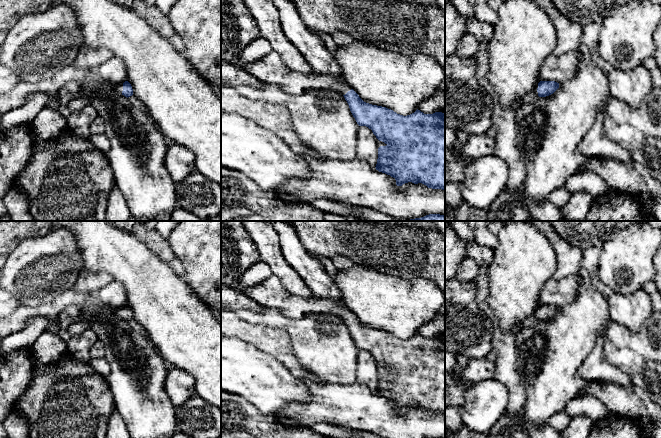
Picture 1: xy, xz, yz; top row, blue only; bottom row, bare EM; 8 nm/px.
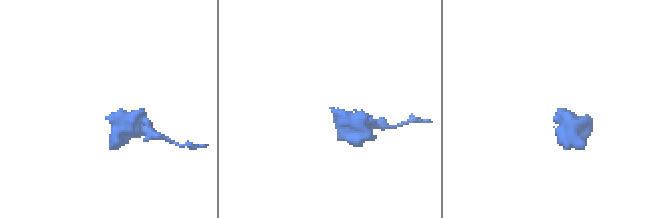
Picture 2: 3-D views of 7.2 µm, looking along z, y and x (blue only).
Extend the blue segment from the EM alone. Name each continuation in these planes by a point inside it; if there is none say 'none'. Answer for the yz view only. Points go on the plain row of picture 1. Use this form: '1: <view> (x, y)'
1: yz (530, 320)

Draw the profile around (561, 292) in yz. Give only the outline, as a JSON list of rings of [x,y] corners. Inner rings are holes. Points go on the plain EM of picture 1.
[[[573,275],[559,280],[549,279],[540,293],[540,305],[562,307],[571,304],[577,294],[580,279]]]

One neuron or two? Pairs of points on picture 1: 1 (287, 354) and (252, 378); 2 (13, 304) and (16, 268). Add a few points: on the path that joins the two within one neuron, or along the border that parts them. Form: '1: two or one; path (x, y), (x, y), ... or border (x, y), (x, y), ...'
1: two; border (257, 348), (274, 357), (289, 370), (297, 374)
2: two; border (10, 292), (21, 305)

